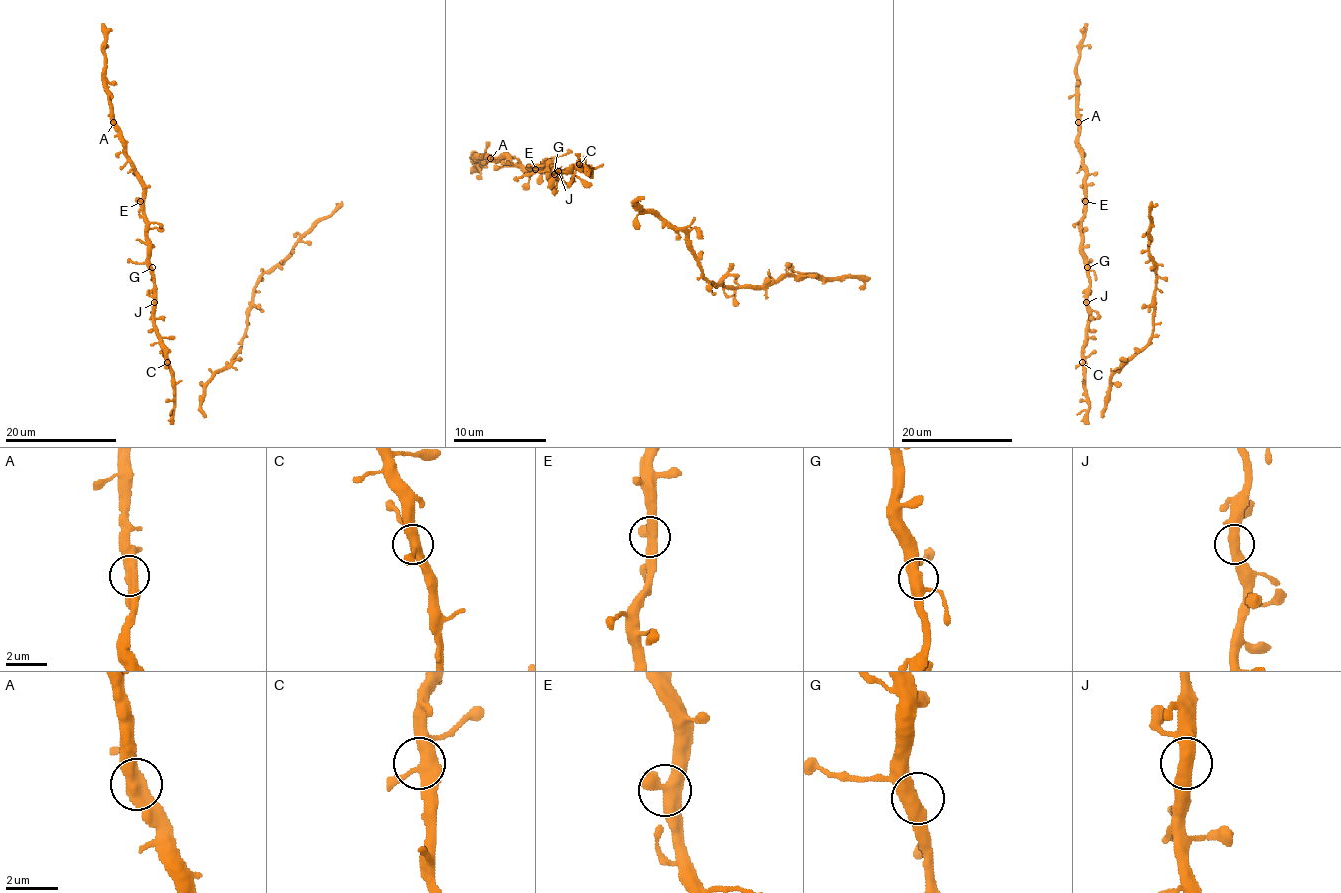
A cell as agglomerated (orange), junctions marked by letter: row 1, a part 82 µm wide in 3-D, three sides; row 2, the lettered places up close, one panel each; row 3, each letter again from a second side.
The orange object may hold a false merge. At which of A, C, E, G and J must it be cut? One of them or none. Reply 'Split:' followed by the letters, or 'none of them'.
Split: none of them

